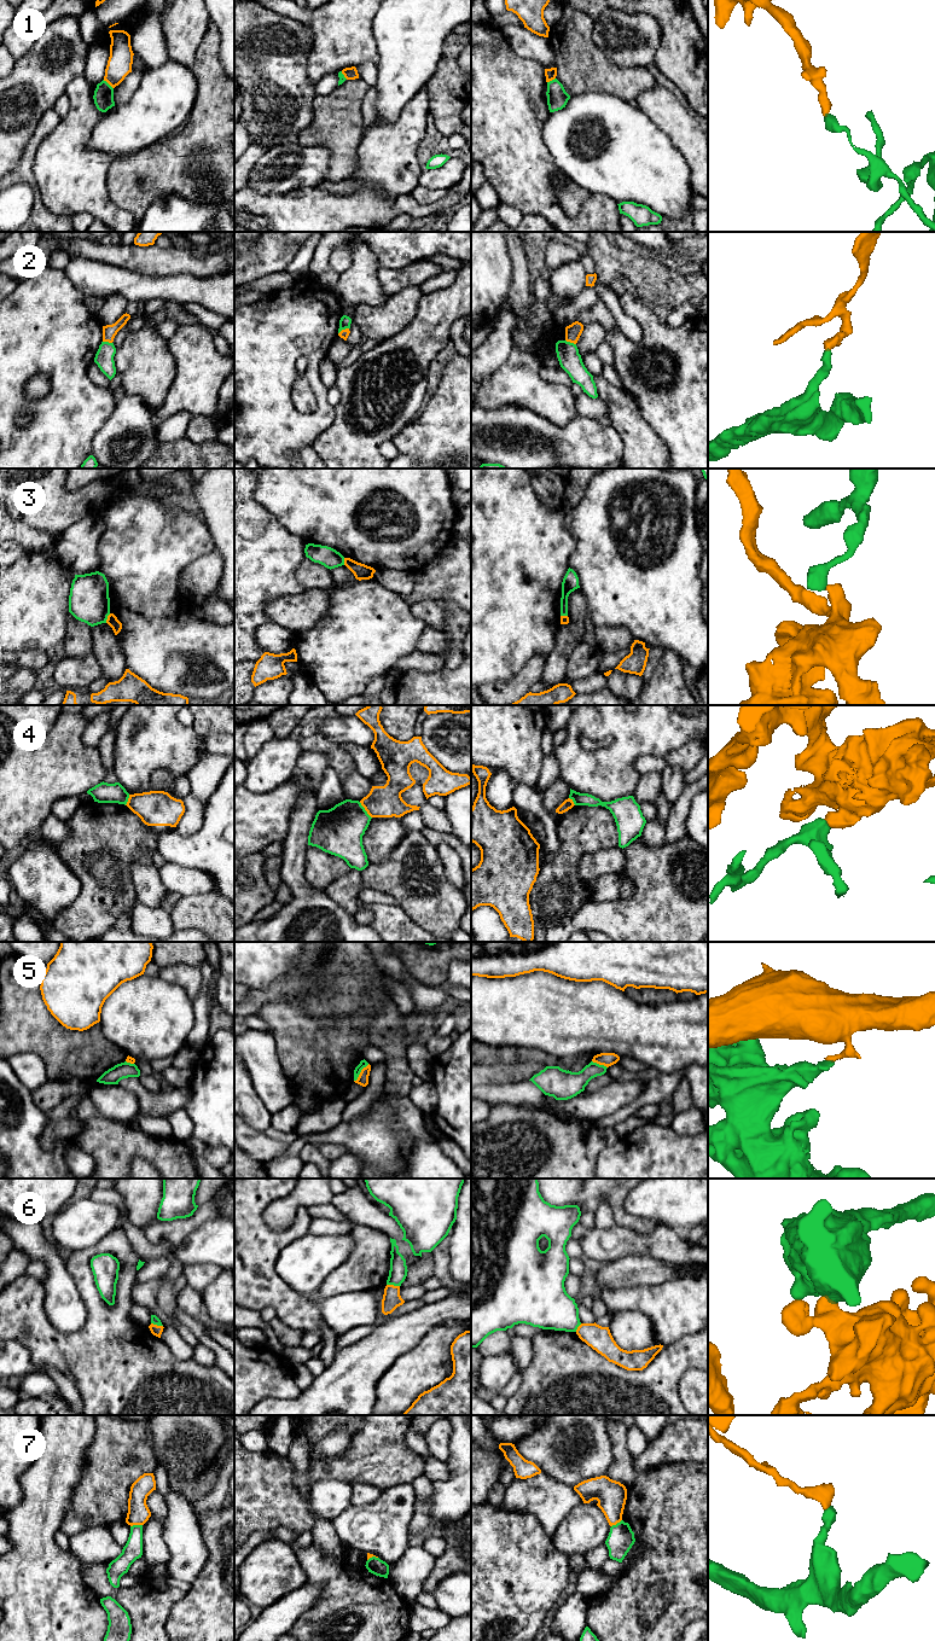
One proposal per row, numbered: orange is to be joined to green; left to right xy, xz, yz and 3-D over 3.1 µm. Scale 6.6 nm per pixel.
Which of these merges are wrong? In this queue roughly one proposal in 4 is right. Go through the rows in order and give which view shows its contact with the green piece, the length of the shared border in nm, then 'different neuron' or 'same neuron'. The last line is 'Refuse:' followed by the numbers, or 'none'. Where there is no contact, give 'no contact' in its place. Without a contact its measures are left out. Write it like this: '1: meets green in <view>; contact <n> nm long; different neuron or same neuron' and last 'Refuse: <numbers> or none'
1: meets green in xy; contact 90 nm long; different neuron
2: meets green in xz; contact 80 nm long; different neuron
3: meets green in xy; contact 70 nm long; different neuron
4: meets green in xz; contact 140 nm long; different neuron
5: meets green in xz; contact 160 nm long; different neuron
6: meets green in xz; contact 90 nm long; different neuron
7: meets green in xy; contact 80 nm long; different neuron
Refuse: 1, 2, 3, 4, 5, 6, 7

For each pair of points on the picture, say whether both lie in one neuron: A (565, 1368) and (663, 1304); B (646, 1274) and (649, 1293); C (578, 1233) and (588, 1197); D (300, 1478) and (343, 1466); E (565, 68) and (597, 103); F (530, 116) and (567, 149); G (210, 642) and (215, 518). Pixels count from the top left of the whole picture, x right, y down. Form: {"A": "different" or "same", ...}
{"A": "different", "B": "different", "C": "different", "D": "different", "E": "different", "F": "different", "G": "different"}

